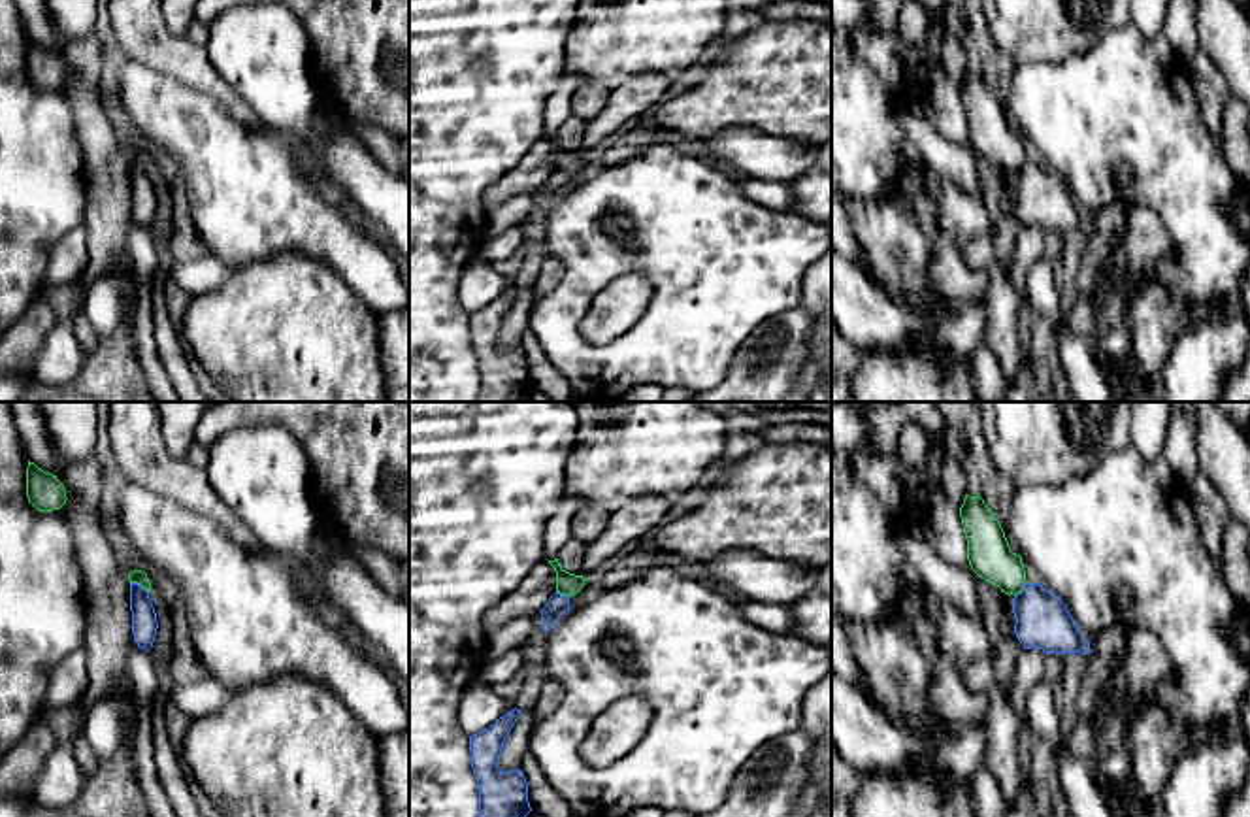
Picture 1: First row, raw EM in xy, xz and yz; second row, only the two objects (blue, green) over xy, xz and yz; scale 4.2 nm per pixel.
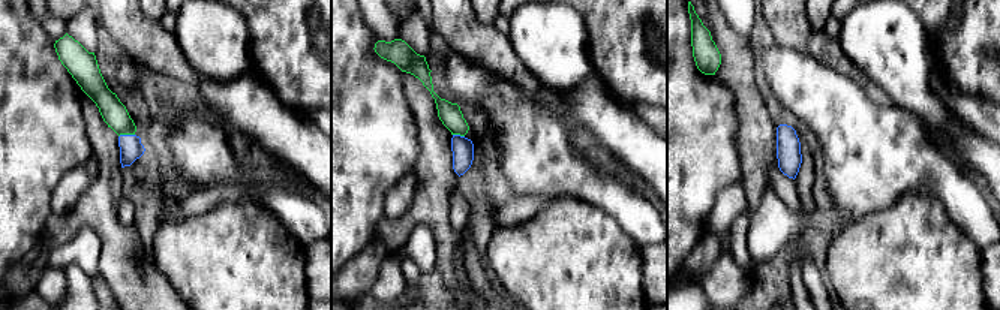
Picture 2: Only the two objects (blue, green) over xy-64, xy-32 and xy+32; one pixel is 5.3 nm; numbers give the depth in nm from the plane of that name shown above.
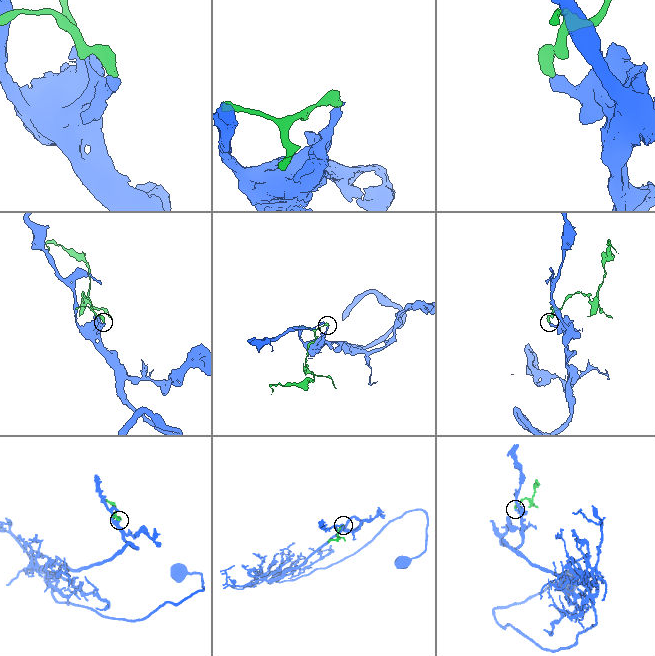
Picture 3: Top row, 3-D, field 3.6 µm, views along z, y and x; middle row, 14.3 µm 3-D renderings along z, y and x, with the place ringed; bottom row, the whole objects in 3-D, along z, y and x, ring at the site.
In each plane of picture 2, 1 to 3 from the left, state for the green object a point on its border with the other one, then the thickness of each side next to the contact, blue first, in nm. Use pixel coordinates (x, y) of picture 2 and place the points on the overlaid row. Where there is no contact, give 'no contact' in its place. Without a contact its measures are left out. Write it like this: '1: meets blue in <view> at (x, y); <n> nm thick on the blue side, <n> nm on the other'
1: meets blue in xy-64 at (126, 135); 130 nm thick on the blue side, 140 nm on the other
2: meets blue in xy-32 at (459, 135); 120 nm thick on the blue side, 120 nm on the other
3: no contact

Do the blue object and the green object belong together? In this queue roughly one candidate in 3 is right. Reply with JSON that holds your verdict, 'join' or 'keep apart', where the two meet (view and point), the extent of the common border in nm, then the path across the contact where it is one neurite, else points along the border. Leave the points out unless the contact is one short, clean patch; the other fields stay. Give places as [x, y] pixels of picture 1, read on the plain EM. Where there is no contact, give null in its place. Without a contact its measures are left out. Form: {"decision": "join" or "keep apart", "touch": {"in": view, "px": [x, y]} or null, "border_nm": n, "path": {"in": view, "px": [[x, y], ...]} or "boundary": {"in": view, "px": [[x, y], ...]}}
{"decision": "keep apart", "touch": {"in": "xy", "px": [140, 163]}, "border_nm": 90, "boundary": {"in": "xy", "px": [[131, 159], [136, 159], [148, 170]]}}

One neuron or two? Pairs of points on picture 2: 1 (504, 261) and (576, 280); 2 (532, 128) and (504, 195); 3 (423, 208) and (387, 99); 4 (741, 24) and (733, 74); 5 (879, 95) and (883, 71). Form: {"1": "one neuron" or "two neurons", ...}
{"1": "one neuron", "2": "two neurons", "3": "two neurons", "4": "two neurons", "5": "two neurons"}

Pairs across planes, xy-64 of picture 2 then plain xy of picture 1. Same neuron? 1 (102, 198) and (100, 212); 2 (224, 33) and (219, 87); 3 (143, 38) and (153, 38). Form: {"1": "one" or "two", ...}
{"1": "one", "2": "two", "3": "one"}

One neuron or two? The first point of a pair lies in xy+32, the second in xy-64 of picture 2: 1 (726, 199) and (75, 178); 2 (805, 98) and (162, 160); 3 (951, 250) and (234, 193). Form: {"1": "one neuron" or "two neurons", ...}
{"1": "one neuron", "2": "two neurons", "3": "two neurons"}

